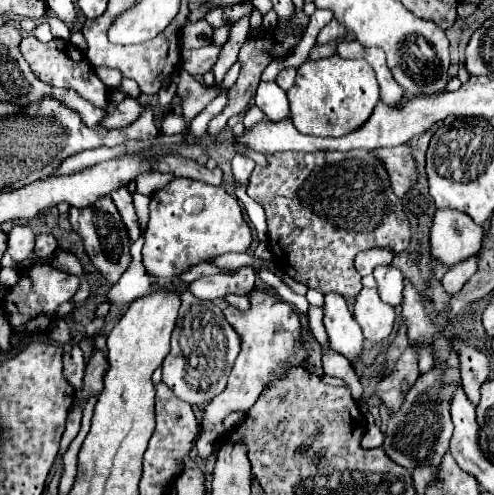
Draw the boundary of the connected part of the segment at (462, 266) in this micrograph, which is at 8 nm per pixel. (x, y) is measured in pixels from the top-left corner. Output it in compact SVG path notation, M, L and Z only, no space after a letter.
M478 254L450 267L441 279L441 284L449 295L460 291L464 283L477 271Z

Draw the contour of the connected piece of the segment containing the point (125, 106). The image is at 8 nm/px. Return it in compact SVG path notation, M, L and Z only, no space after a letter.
M128 97L120 105L116 105L116 107L112 107L108 111L108 115L100 121L100 127L104 127L104 129L120 129L120 127L126 127L126 125L134 123L140 113L142 113L142 105L136 99Z

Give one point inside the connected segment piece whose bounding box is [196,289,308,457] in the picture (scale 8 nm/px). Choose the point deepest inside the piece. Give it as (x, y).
(271, 333)

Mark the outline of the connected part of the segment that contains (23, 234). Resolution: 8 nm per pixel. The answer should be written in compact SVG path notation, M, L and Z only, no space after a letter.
M12 227L12 231L8 233L8 249L6 253L12 257L14 265L24 263L32 251L34 251L34 231L30 227Z

